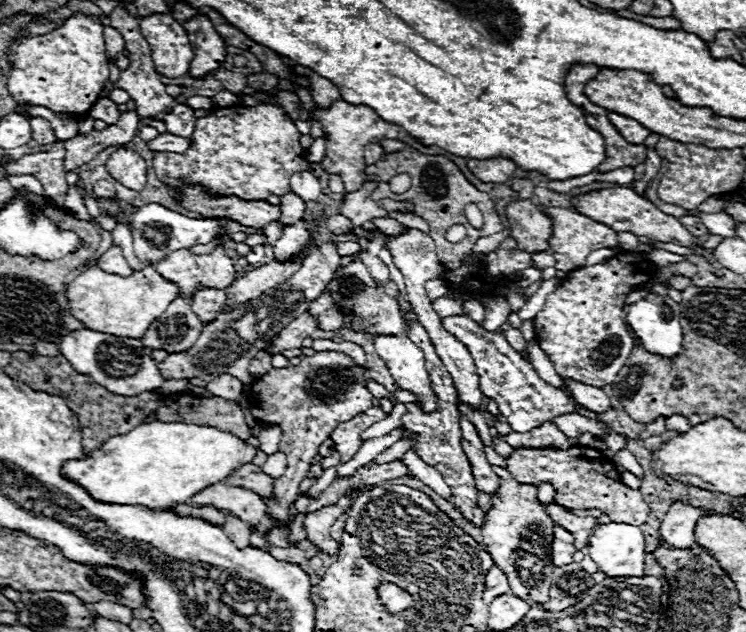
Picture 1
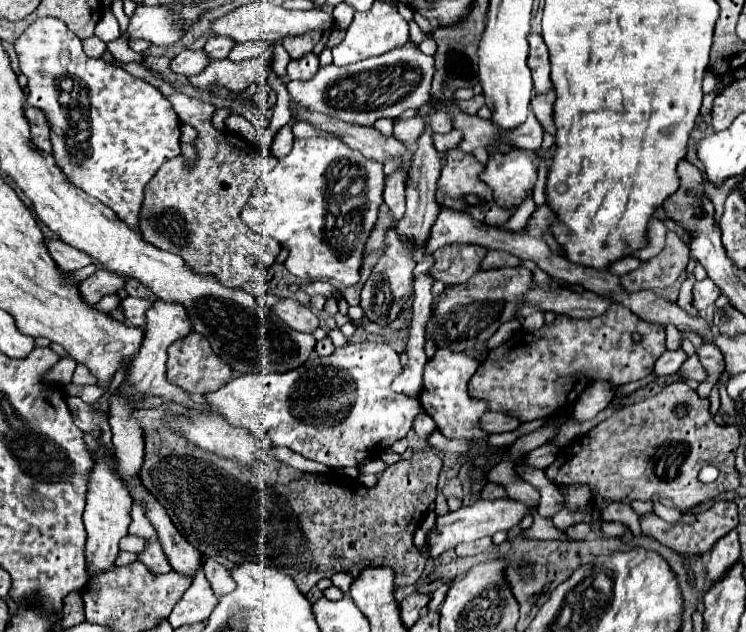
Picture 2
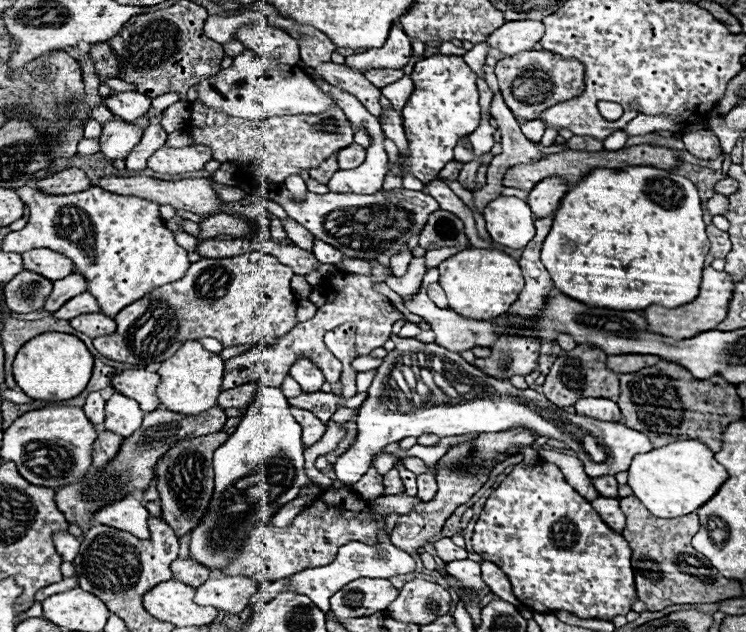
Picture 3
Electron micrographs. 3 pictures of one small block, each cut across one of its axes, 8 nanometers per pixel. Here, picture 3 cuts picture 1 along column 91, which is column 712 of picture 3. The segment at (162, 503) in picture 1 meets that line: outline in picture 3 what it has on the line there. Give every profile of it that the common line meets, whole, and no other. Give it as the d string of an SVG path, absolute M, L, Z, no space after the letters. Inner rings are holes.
M678 440L644 454L636 454L628 470L628 486L656 518L678 518L698 510L726 482L726 470L698 440Z

